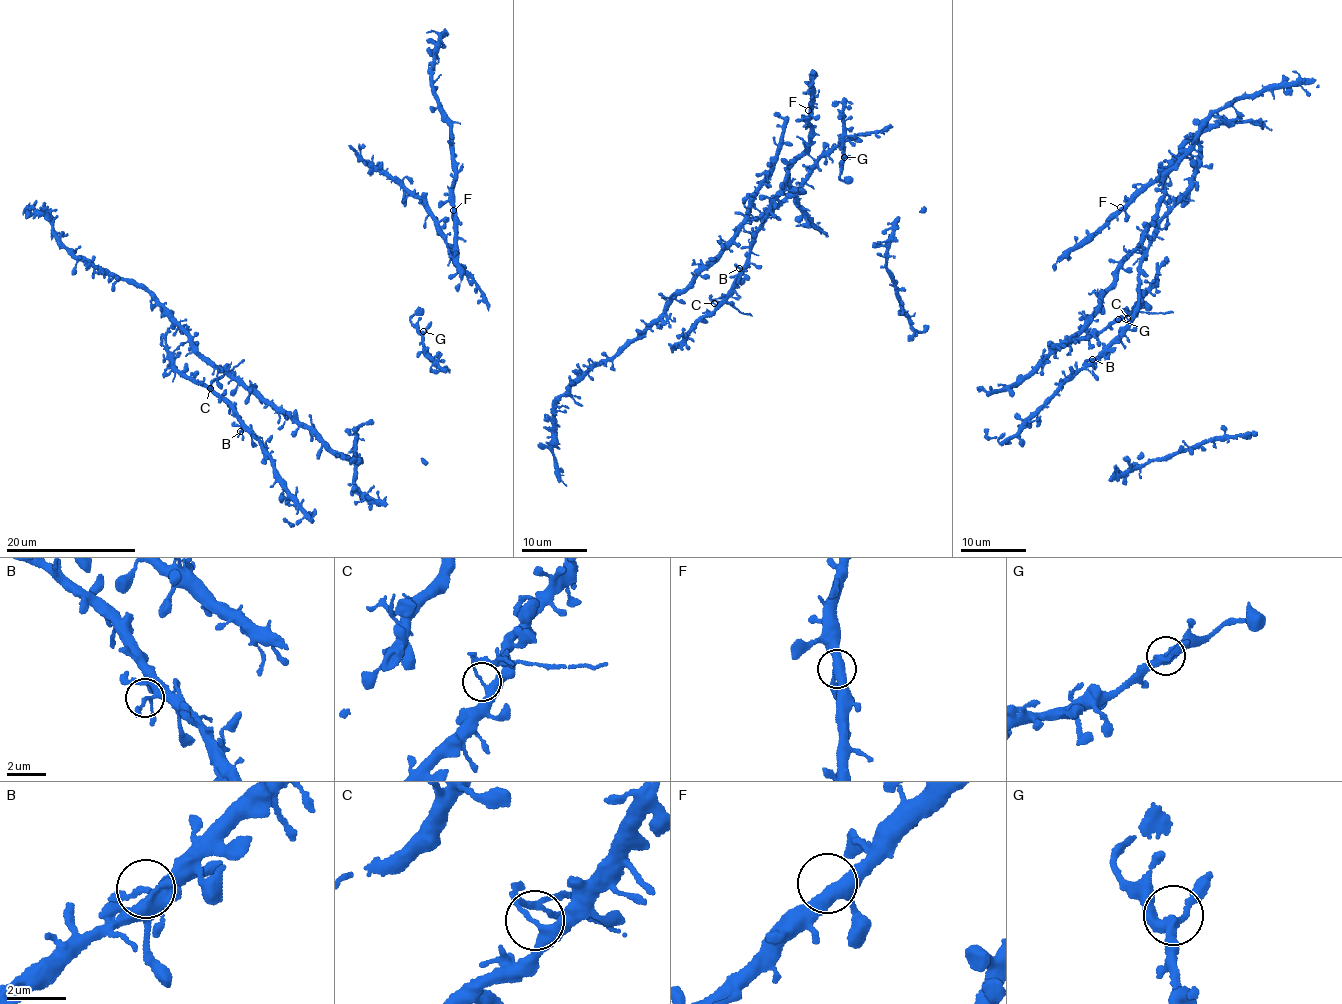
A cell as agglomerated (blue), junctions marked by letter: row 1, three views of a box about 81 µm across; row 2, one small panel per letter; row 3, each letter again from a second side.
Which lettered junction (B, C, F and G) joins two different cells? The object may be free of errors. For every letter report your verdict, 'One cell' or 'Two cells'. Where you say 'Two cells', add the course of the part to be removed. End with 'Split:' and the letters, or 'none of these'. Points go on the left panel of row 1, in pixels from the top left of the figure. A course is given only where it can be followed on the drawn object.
B: One cell
C: Two cells. Course of the part to remove: (210, 388), (212, 382), (244, 359)
F: One cell
G: One cell
Split: C

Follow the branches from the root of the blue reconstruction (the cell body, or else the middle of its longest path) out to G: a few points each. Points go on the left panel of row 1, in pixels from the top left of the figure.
G: (433, 373), (441, 367), (421, 353), (423, 331)

